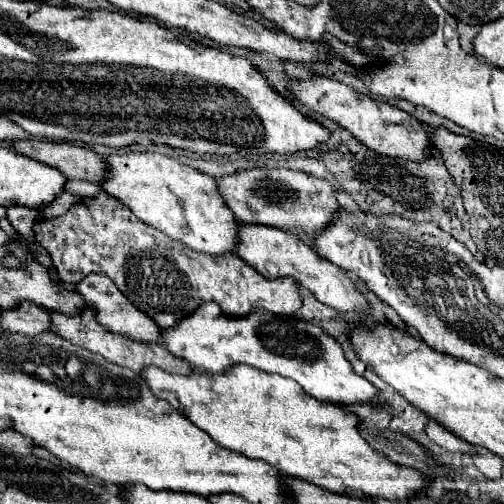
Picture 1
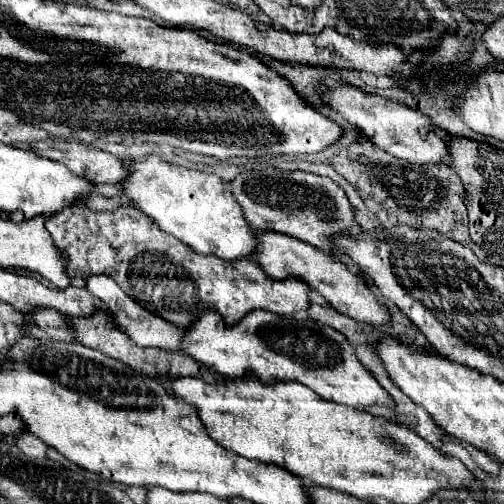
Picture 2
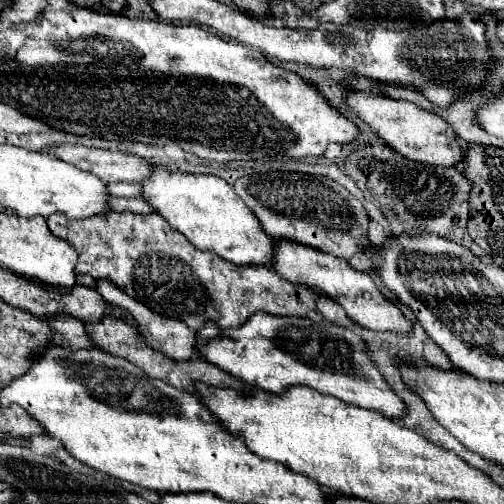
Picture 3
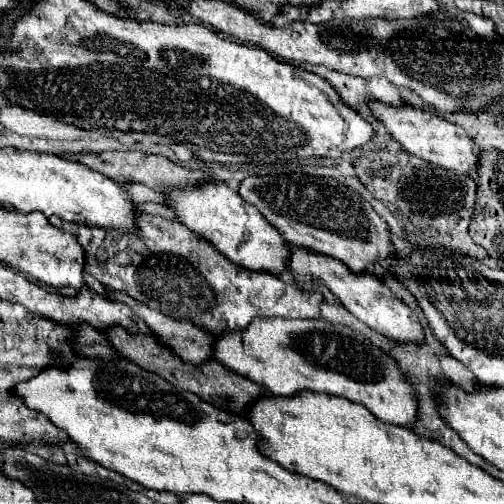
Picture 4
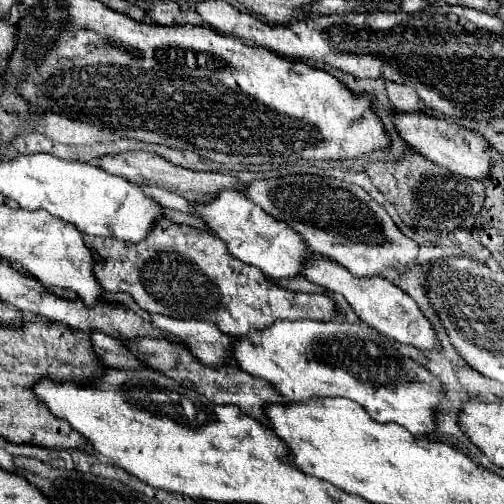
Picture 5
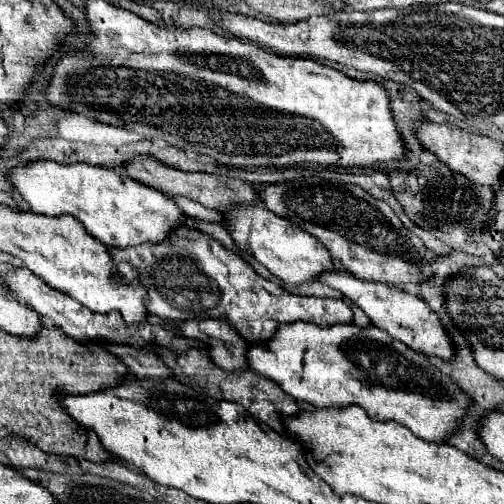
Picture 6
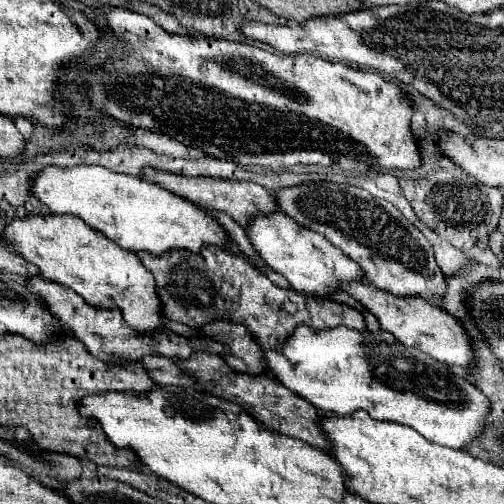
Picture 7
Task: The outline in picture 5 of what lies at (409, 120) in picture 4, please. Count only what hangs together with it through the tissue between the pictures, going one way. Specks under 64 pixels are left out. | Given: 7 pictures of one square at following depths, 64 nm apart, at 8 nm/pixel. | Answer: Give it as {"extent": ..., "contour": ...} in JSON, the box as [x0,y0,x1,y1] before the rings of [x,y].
{"extent":[390,112,490,180],"contour":[[[392,112],[390,116],[392,116],[392,122],[394,122],[400,138],[404,142],[408,142],[408,146],[414,152],[422,154],[430,162],[434,162],[442,168],[448,168],[450,172],[456,172],[460,176],[468,176],[474,180],[486,180],[488,178],[490,150],[488,150],[486,140],[482,136],[478,136],[476,132],[472,132],[472,130],[468,130],[456,122],[428,116],[424,112]]]}

